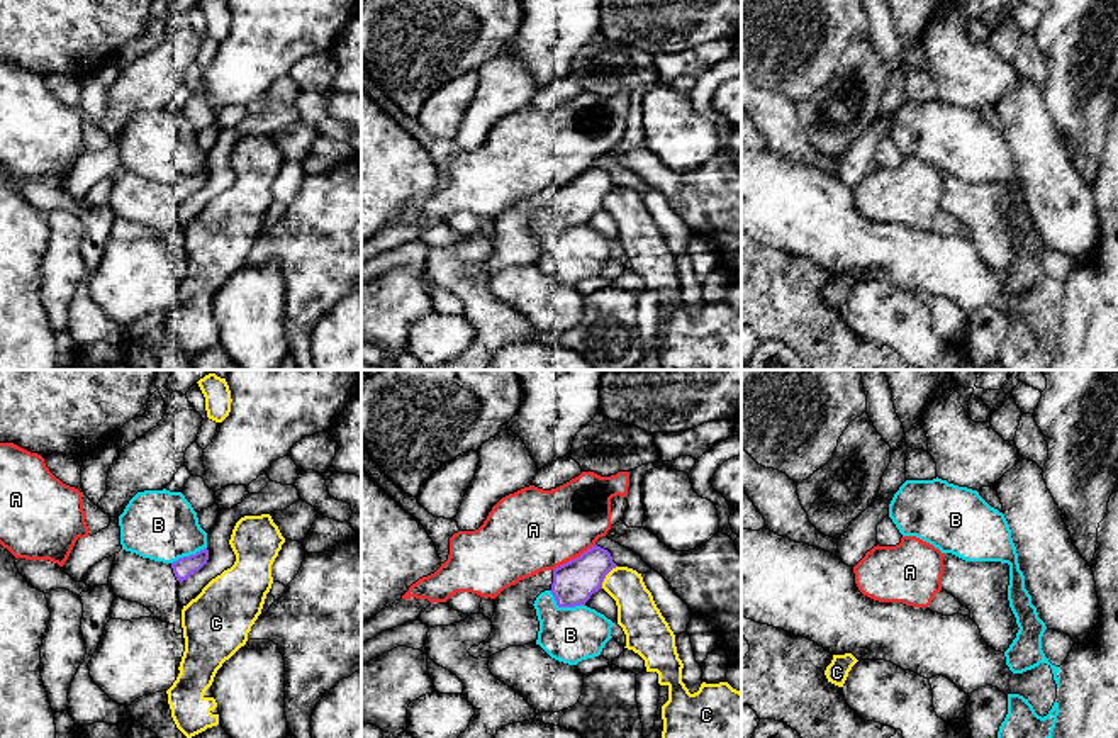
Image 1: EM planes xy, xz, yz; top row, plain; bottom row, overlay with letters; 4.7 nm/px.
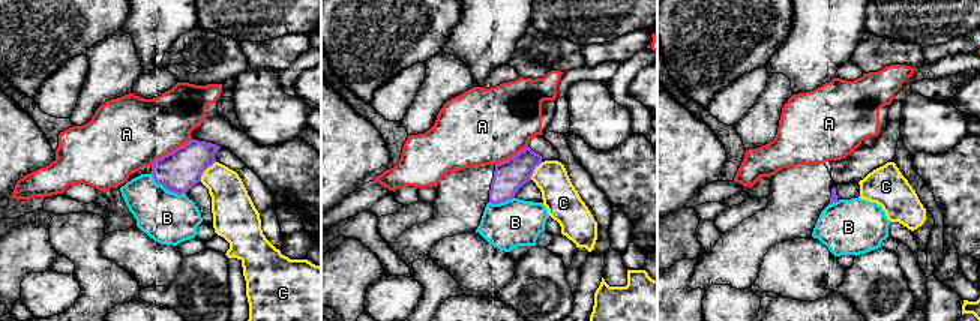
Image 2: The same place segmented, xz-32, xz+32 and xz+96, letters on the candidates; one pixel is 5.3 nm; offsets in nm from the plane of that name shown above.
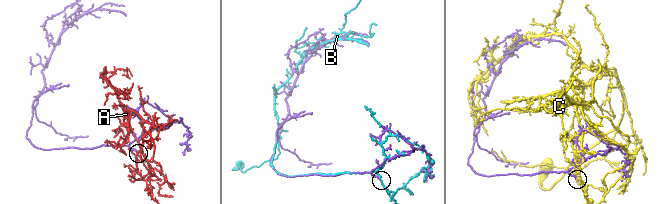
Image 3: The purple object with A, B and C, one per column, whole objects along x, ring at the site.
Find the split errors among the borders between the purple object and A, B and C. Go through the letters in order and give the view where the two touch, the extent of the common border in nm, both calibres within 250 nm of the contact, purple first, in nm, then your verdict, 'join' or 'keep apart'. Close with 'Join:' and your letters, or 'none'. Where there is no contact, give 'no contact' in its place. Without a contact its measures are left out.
A: xz | 240 nm | 200/400 nm | keep apart
B: xz | 180 nm | 200/260 nm | keep apart
C: xz | 130 nm | 200/200 nm | keep apart
Join: none

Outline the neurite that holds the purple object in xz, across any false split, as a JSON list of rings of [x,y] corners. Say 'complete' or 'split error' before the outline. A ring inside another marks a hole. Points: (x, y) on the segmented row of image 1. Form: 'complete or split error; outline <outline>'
split error; outline [[[595,545],[555,570],[539,572],[504,589],[494,599],[492,633],[468,650],[470,657],[490,658],[509,646],[536,643],[539,621],[533,604],[541,592],[550,590],[558,607],[585,606],[616,567],[611,553]]]

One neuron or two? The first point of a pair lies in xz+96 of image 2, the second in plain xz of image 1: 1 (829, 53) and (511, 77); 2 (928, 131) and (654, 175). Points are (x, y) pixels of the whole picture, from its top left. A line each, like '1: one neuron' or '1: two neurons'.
1: two neurons
2: two neurons

